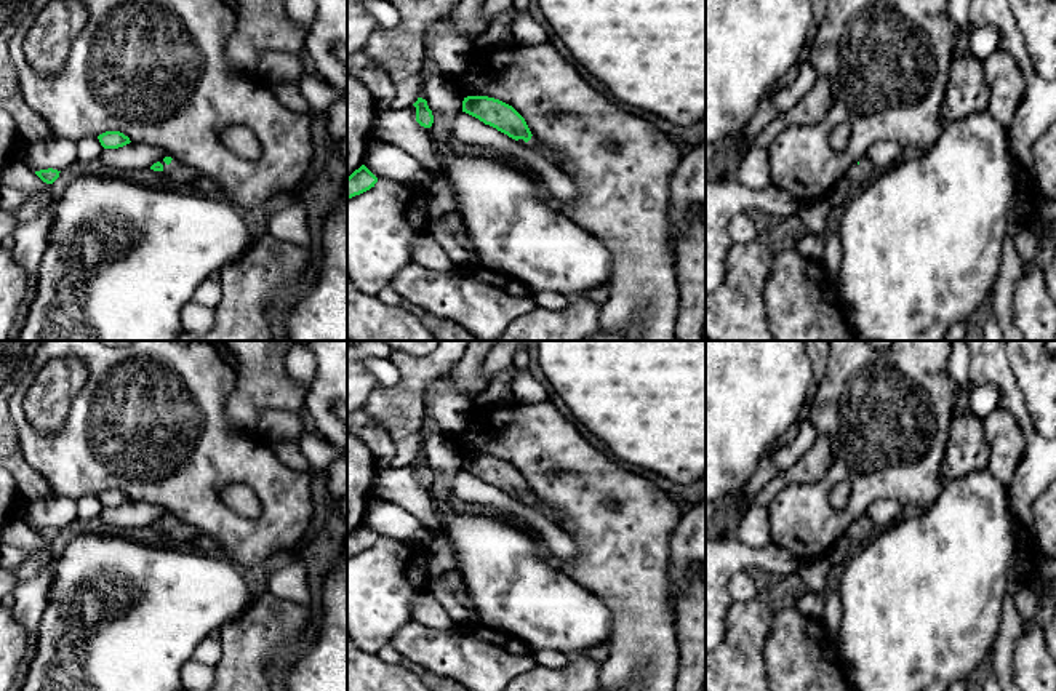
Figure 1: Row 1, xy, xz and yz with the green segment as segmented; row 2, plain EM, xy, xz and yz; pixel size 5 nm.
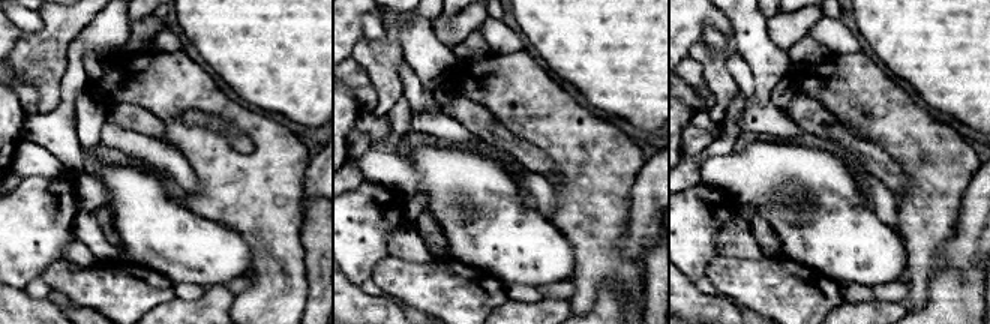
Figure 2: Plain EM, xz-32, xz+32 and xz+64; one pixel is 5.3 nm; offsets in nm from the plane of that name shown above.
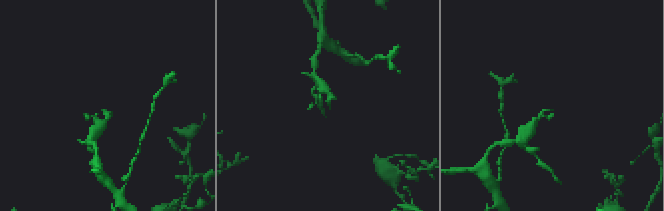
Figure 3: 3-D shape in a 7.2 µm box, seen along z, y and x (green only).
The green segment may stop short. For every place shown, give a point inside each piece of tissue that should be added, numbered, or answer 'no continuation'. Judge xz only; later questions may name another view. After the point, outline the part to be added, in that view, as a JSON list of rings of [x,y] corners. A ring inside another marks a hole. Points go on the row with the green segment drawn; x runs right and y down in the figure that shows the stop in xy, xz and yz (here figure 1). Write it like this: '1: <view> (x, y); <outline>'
1: xz (533, 143); [[[531,136],[531,139],[528,142],[525,142],[525,146],[536,149],[538,152],[541,152],[546,158],[549,158],[552,163],[555,163],[558,166],[560,163],[560,157],[558,154],[552,152],[550,149],[547,149],[542,142],[539,142],[534,136]]]

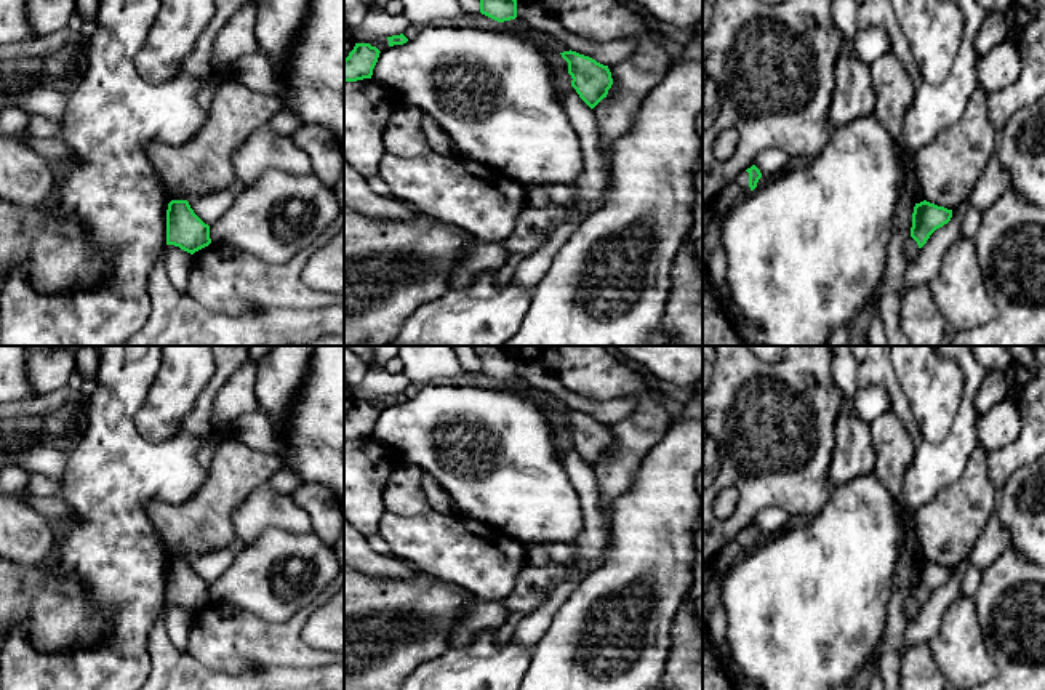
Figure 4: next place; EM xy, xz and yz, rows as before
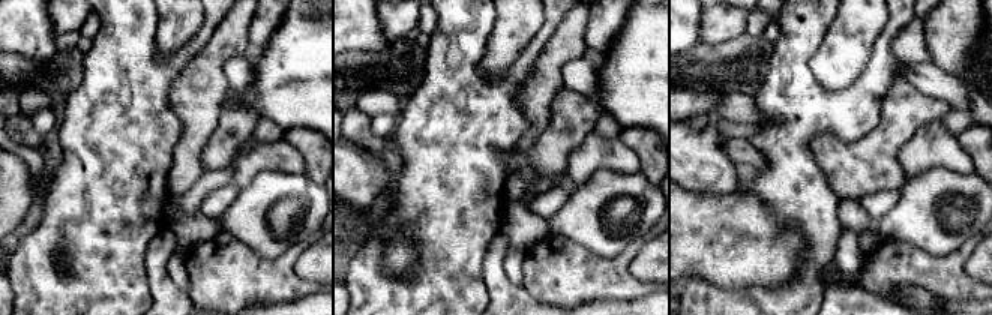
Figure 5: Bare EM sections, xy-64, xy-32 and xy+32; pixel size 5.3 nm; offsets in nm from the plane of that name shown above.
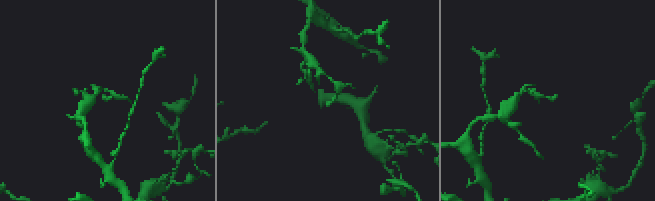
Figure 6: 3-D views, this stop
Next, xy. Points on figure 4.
no continuation

